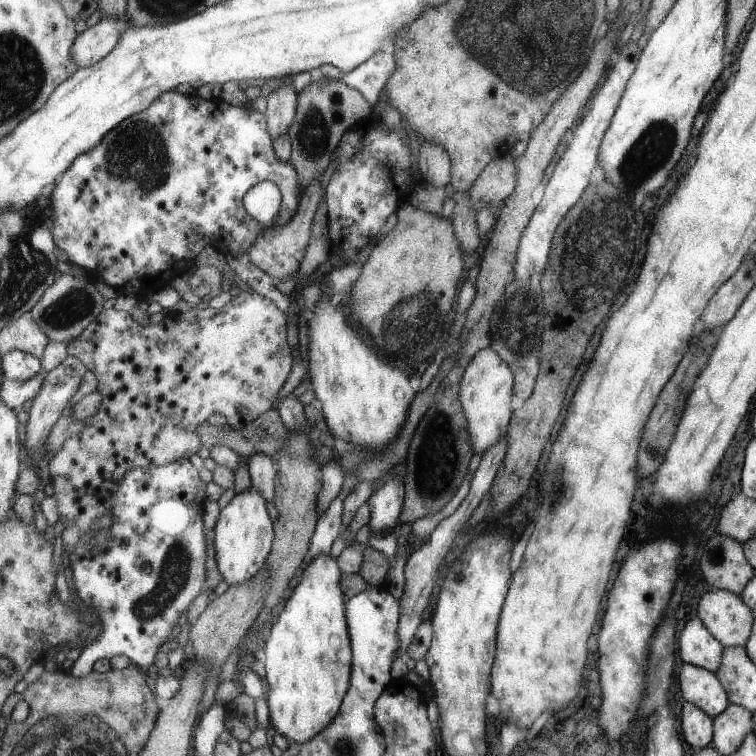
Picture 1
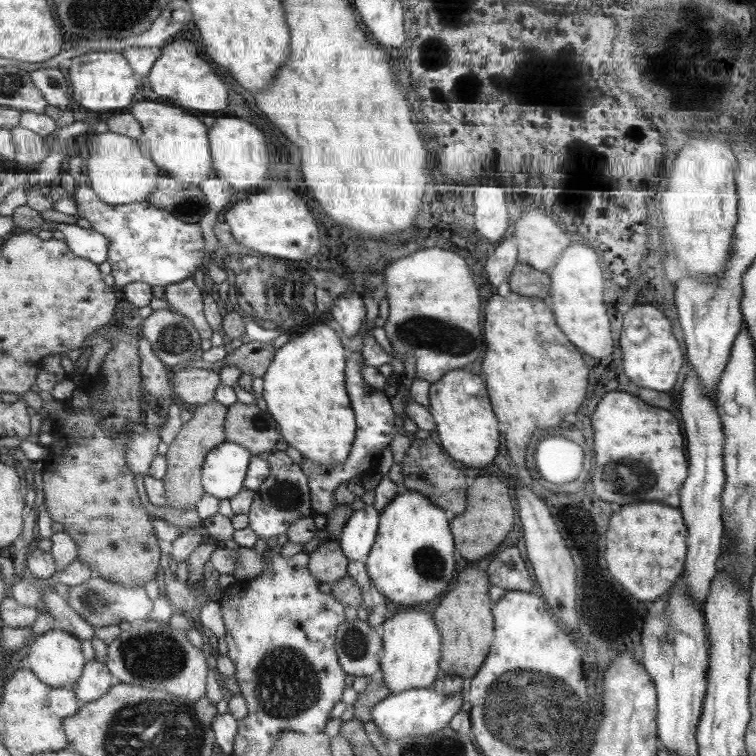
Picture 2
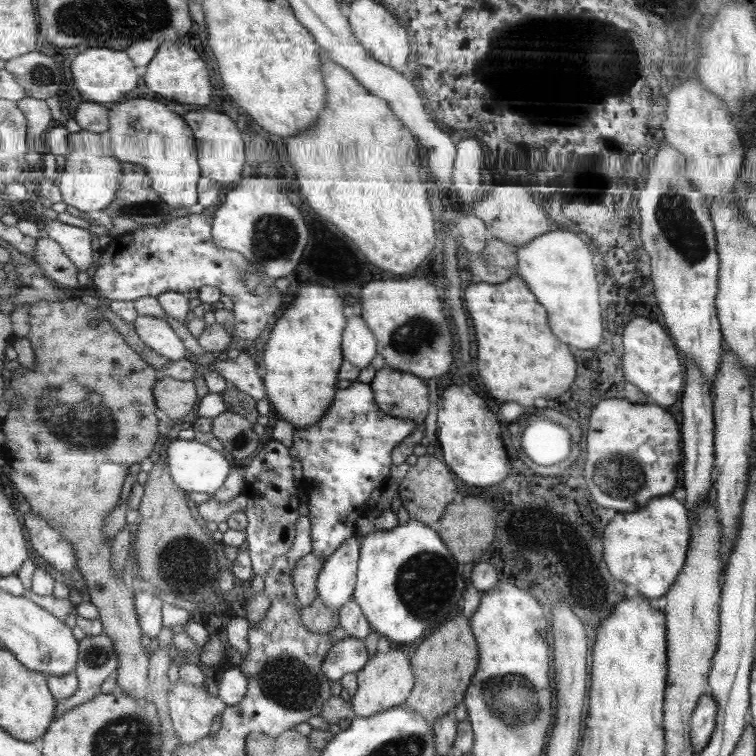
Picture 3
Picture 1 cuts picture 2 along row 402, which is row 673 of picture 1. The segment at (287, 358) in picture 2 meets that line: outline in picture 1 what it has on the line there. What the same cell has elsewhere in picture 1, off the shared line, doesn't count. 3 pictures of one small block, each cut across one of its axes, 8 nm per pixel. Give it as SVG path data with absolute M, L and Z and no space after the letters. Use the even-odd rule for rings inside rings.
M329 554L317 555L311 560L300 572L298 583L288 594L287 600L284 600L284 607L276 616L262 646L269 725L289 742L301 744L323 730L338 714L341 698L346 694L352 654L347 640L344 613L346 597L340 587L341 574L336 558Z

